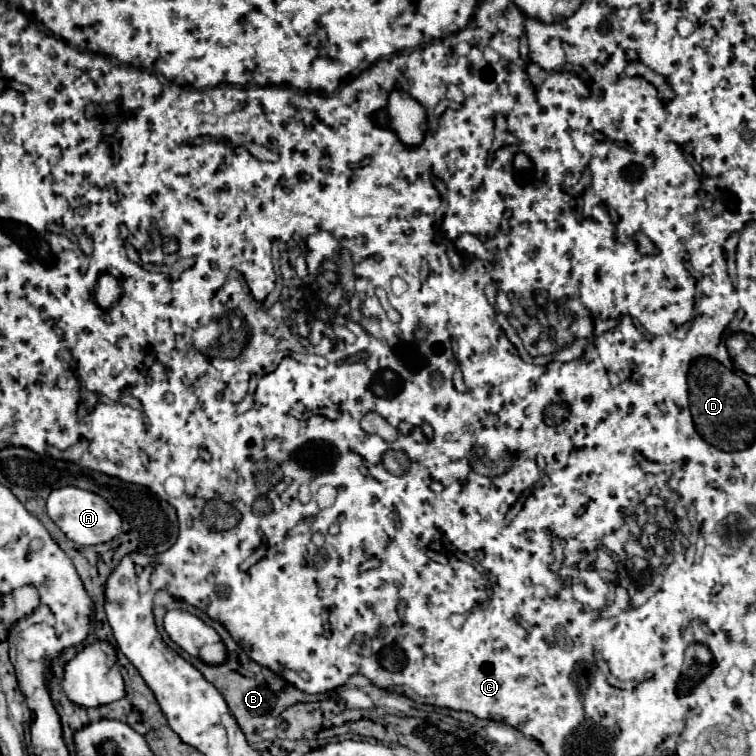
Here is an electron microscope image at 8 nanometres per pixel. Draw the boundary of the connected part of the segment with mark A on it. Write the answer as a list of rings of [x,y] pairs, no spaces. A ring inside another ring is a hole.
[[[80,487],[54,489],[48,495],[46,509],[50,519],[62,529],[62,533],[78,545],[100,545],[112,541],[112,537],[116,537],[116,533],[120,533],[122,529],[122,521],[116,509],[112,509],[112,505],[108,505],[108,501],[98,493],[88,493]]]

